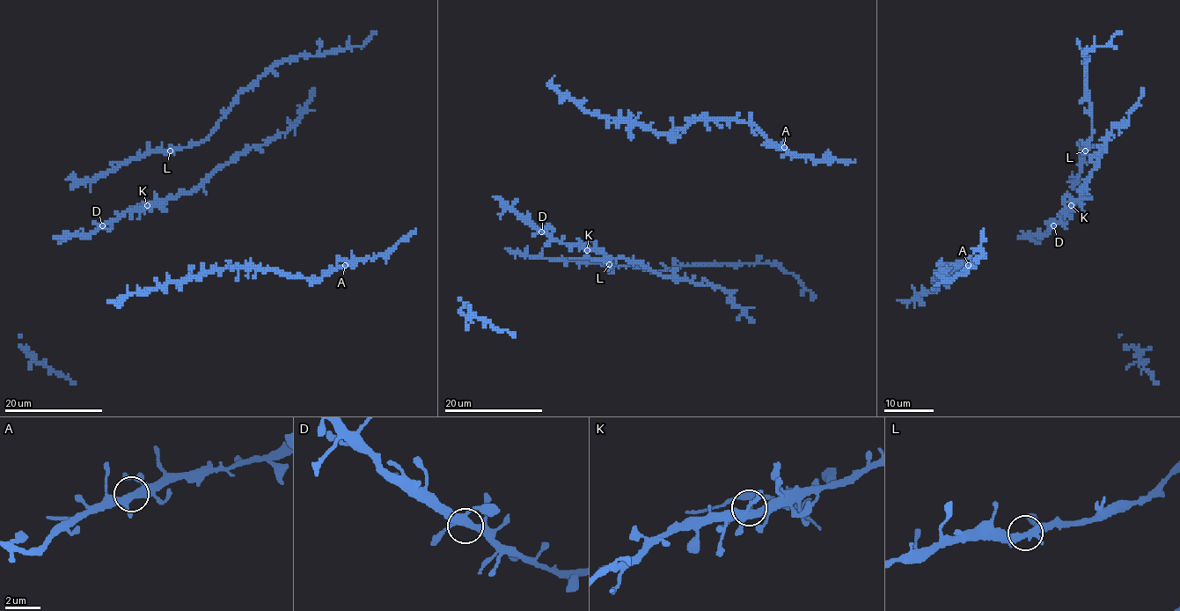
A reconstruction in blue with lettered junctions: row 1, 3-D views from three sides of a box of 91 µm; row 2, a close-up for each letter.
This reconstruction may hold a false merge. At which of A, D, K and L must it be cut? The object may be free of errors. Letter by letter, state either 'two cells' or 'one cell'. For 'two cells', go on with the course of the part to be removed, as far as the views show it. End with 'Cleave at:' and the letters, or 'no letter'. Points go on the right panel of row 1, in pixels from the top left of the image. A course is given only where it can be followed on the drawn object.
A: one cell
D: one cell
K: two cells; course (1072, 206), (1079, 202), (1084, 212)
L: one cell
Cleave at: K

